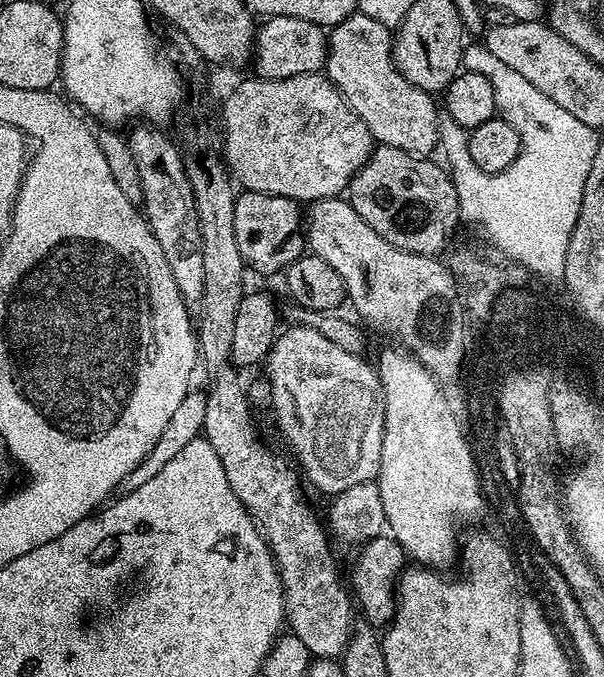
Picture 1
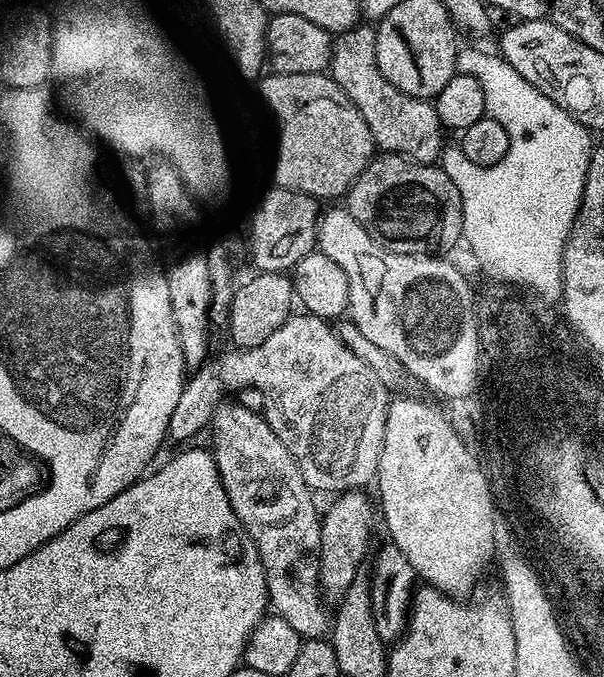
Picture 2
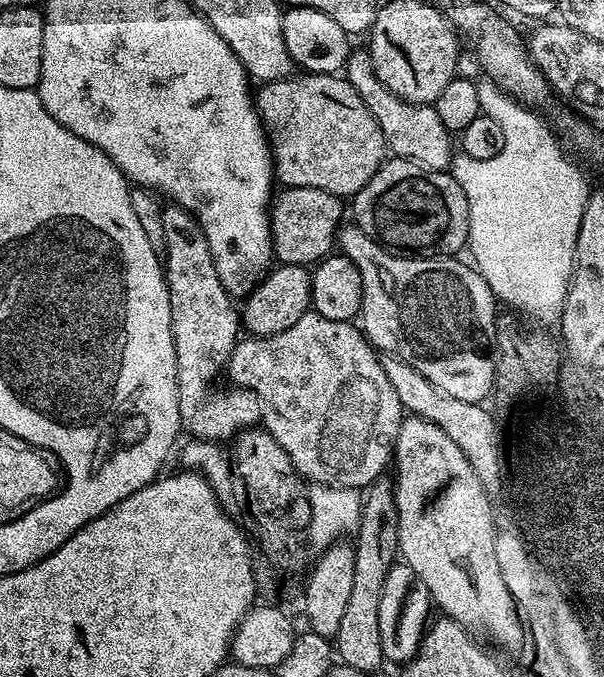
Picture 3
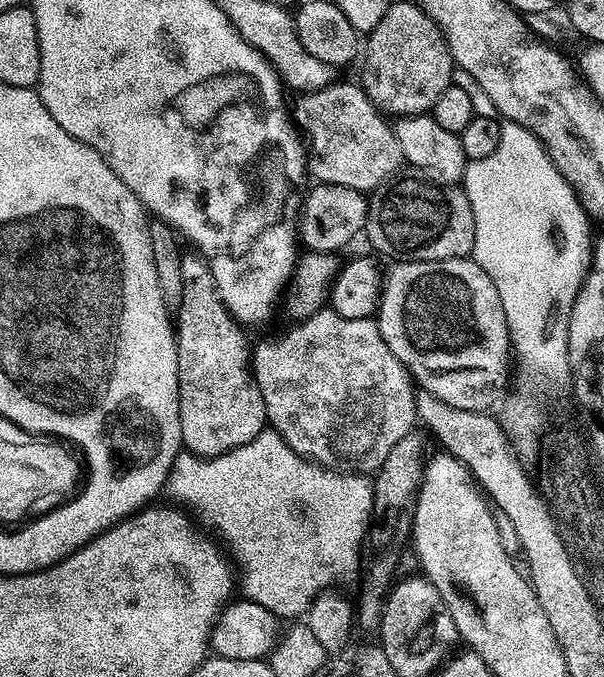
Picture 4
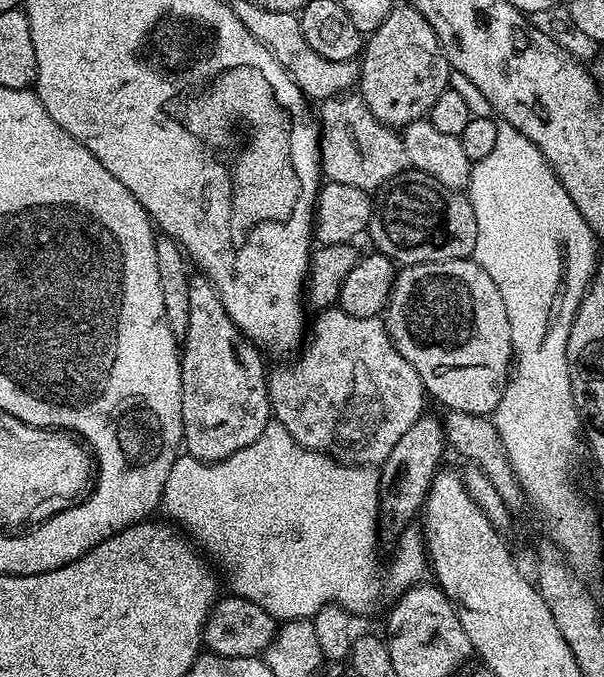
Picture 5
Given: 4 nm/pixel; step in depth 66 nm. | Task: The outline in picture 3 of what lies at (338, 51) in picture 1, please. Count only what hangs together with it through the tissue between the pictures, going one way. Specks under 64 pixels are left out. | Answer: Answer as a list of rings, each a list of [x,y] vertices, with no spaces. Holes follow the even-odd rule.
[[[368,50],[349,51],[348,61],[344,63],[342,72],[350,86],[354,86],[362,102],[366,102],[370,114],[374,114],[384,141],[388,143],[388,152],[393,157],[414,162],[427,172],[442,172],[451,165],[454,159],[454,140],[446,126],[442,126],[442,118],[438,118],[435,107],[427,104],[408,104],[388,90],[375,76]]]

